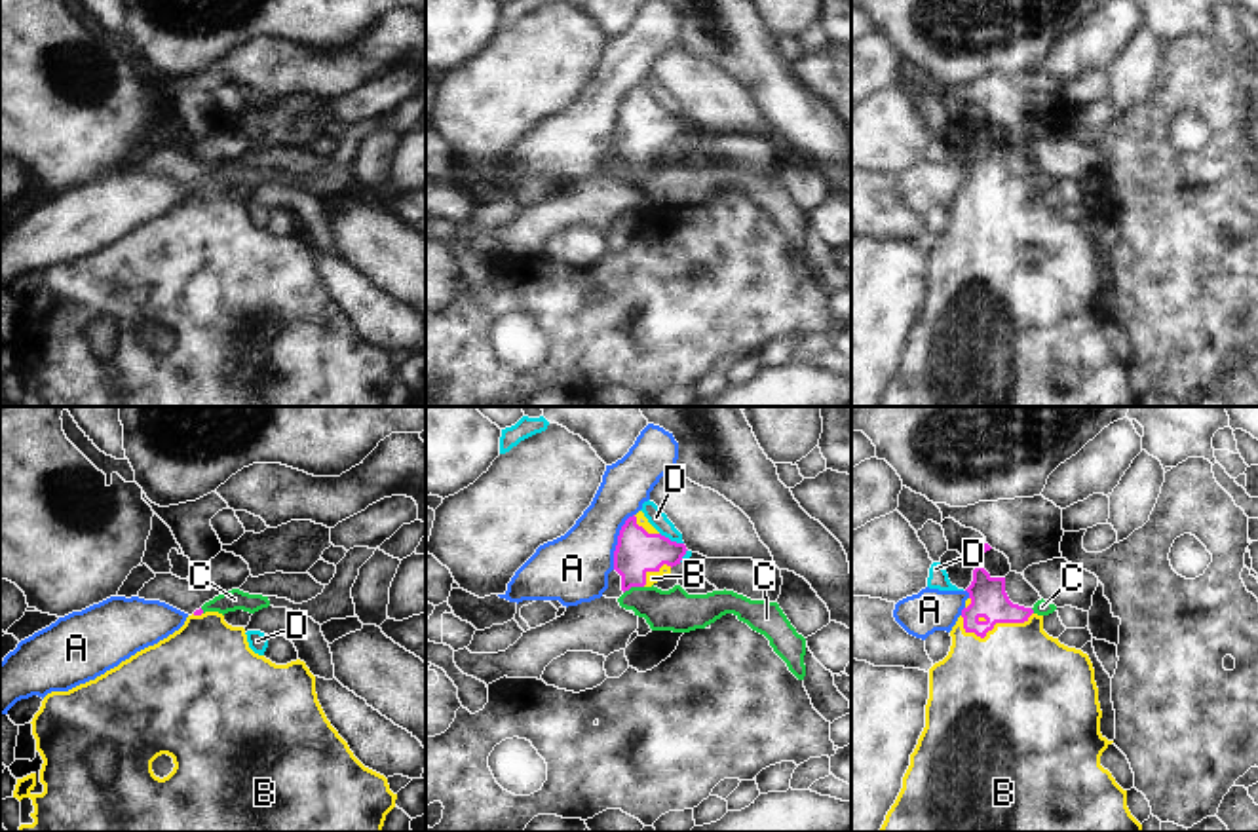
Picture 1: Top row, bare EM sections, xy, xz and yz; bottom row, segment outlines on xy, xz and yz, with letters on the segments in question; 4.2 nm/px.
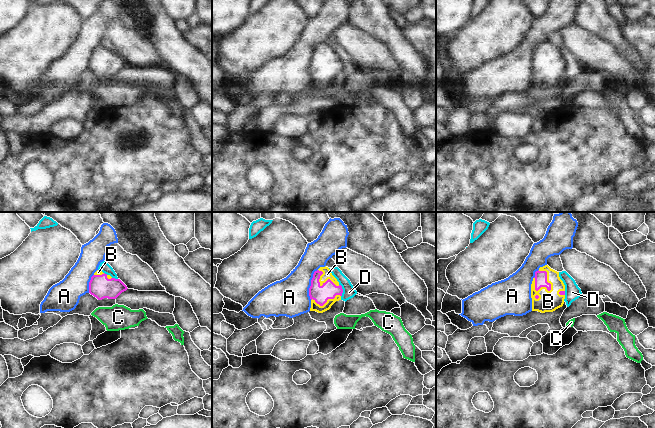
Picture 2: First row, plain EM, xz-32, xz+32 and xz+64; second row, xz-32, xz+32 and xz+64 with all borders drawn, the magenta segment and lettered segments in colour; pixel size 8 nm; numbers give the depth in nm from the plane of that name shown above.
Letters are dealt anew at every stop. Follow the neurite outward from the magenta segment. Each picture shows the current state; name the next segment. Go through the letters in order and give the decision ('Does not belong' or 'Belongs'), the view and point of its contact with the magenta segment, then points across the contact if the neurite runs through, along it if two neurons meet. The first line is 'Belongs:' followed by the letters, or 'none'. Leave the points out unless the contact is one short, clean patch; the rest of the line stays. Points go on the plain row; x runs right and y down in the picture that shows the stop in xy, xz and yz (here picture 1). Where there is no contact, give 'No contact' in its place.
Belongs: B
A: Does not belong. Touches magenta at xz (618, 116). Boundary: xz (633, 88), (620, 105), (612, 143)
B: Belongs. Touches magenta at yz (992, 202). Path across: yz (989, 173), (992, 202), (992, 213), (1017, 255)
C: Does not belong. Touches magenta at xz (633, 160). Boundary: xz (643, 160), (631, 160), (624, 168)
D: Does not belong. Touches magenta at xz (669, 114). Boundary: xz (660, 107), (683, 118)

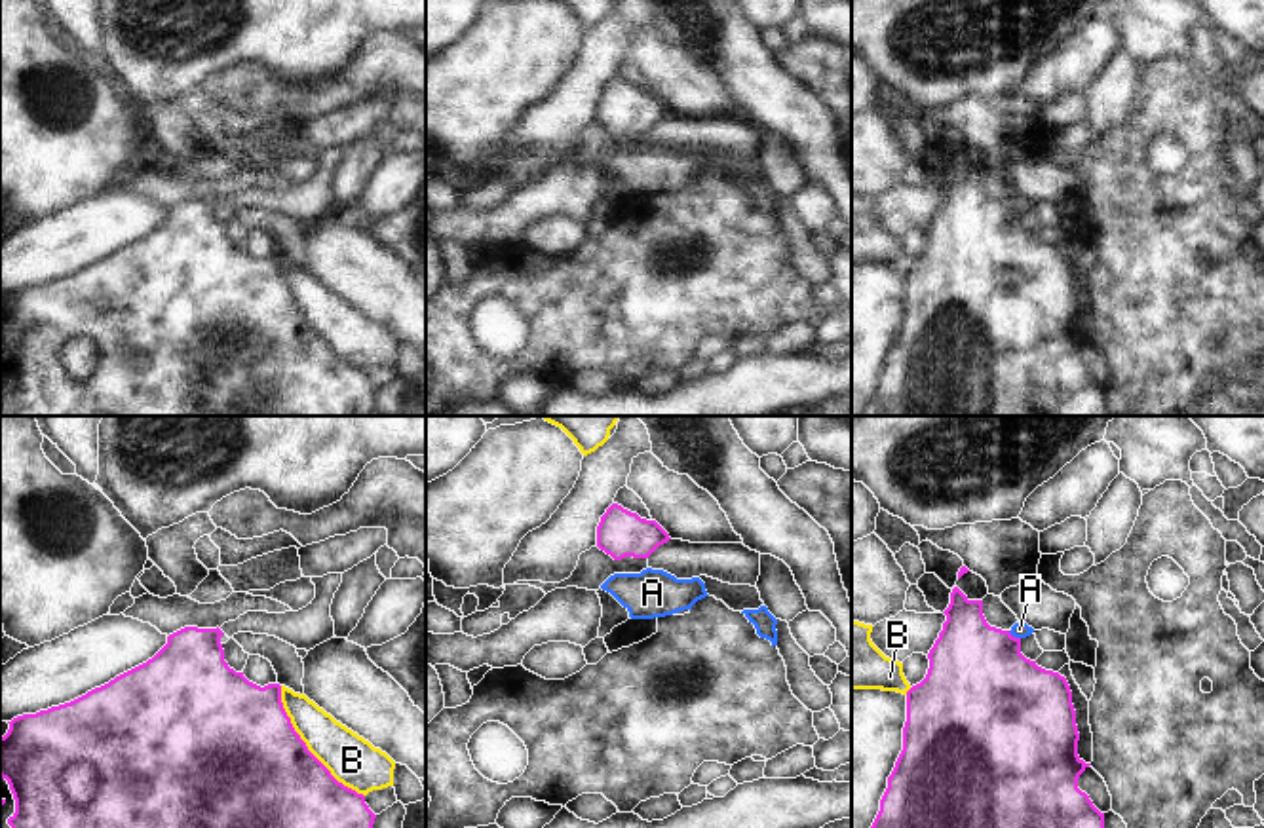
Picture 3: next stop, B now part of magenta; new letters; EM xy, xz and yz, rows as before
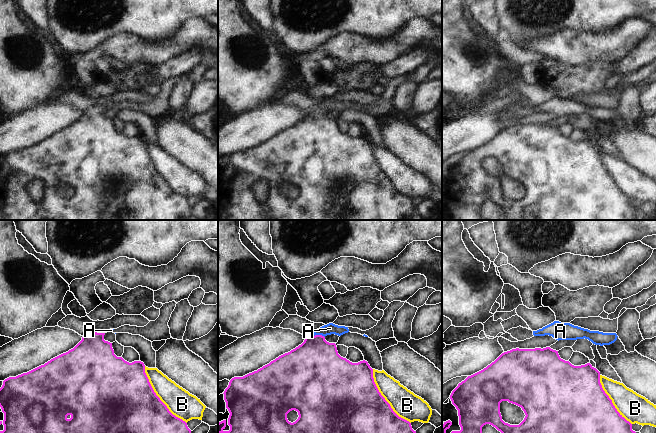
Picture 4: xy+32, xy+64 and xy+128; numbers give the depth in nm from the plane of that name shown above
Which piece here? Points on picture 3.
Belongs: none
A: Does not belong. Touches magenta at yz (1014, 211). Boundary: yz (1008, 206), (1019, 213)
B: Does not belong. Touches magenta at xy (306, 321)

